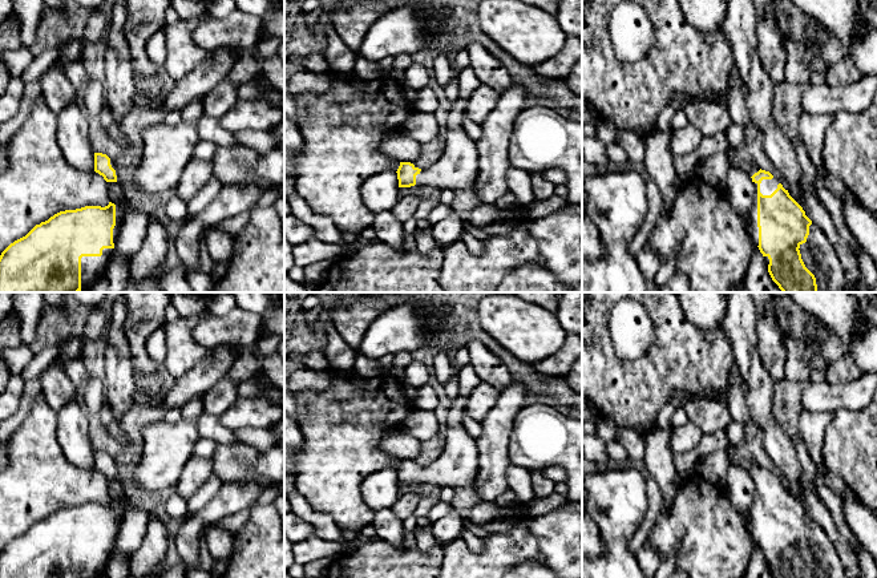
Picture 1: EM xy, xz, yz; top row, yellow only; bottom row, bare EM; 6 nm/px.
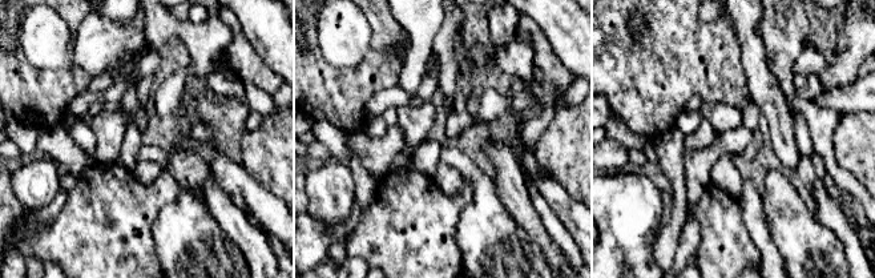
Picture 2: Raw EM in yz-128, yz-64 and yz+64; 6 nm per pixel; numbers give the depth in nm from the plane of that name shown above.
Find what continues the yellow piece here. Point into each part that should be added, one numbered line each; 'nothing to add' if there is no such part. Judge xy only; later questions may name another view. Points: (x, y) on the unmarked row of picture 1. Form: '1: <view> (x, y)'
1: xy (92, 565)

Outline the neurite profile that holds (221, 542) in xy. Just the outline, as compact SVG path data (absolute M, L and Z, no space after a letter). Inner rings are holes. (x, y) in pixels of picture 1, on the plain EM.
M217 525L207 526L203 541L211 554L213 565L229 559L235 547L235 534Z

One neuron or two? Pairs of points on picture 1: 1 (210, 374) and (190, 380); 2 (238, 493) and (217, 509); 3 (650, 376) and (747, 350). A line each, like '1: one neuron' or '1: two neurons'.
1: one neuron
2: one neuron
3: two neurons

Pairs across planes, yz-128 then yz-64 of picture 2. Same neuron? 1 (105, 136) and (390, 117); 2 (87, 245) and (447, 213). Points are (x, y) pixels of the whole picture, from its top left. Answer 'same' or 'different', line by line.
1: different
2: same

